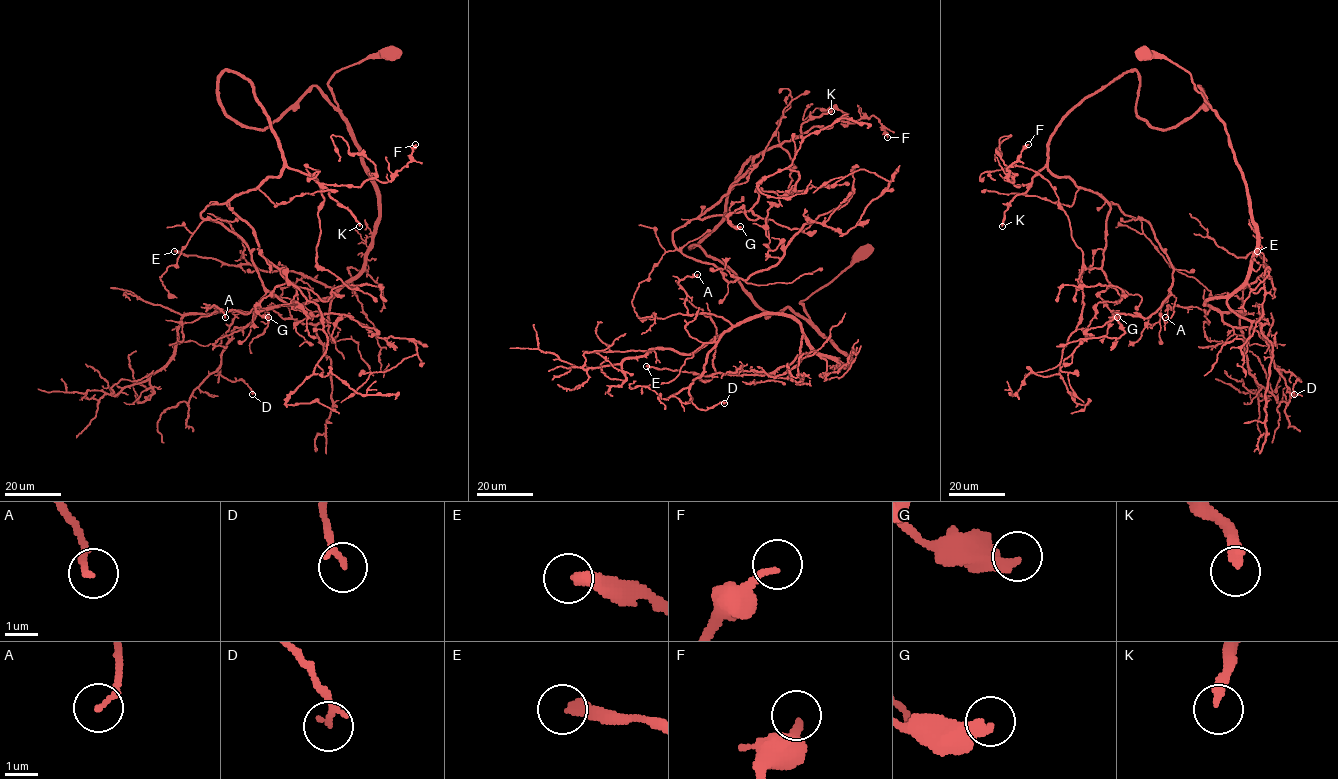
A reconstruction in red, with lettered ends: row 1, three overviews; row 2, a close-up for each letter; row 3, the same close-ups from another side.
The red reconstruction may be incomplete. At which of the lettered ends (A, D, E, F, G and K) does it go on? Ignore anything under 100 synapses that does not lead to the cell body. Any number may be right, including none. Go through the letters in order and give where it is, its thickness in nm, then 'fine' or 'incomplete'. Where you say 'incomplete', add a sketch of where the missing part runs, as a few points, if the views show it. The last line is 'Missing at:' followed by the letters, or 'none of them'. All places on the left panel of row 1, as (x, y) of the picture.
A: (225, 317) | 200 nm | fine
D: (252, 394) | 170 nm | fine
E: (174, 251) | 380 nm | fine
F: (415, 144) | 190 nm | fine
G: (268, 317) | 400 nm | fine
K: (359, 226) | 300 nm | incomplete | (359, 226), (371, 268), (404, 286), (432, 320), (445, 319), (414, 348), (426, 364), (435, 367)
Missing at: K

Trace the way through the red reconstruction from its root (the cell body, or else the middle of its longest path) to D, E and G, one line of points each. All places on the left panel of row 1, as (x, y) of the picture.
D: (389, 52), (328, 84), (377, 195), (373, 247), (332, 296), (265, 307), (234, 329), (217, 370), (252, 394)
E: (389, 52), (339, 69), (328, 84), (378, 199), (373, 247), (355, 276), (327, 287), (293, 271), (174, 251)
G: (389, 52), (263, 129), (218, 77), (251, 84), (283, 162), (227, 202), (286, 281), (268, 317)

